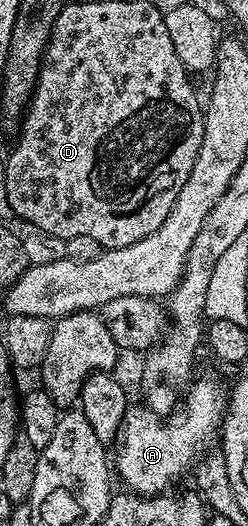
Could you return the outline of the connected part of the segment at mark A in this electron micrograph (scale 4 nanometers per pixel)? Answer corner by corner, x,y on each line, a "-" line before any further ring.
198,380
190,388
190,393
184,396
180,406
163,418
159,413
151,412
145,406
131,407
126,413
126,420
122,424
120,443
118,448
118,464
116,460
116,472
122,475
122,480
129,491
144,497
157,496
165,493
182,475
189,473
198,464
203,456
210,451
212,441
220,432
220,425
224,420
228,400
224,395
224,388
214,380

